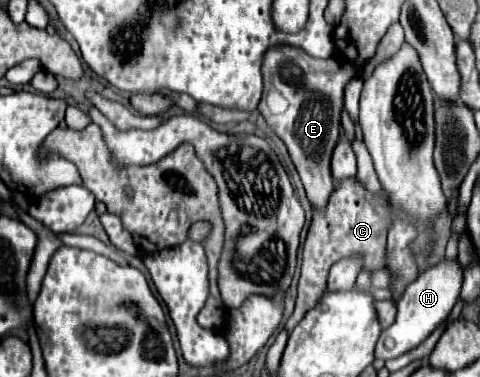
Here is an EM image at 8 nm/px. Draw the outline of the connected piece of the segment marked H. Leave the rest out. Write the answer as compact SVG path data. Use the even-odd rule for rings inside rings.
M444 257L440 263L422 271L416 277L416 281L412 281L406 287L402 299L398 301L396 321L388 329L382 331L382 335L376 343L374 357L388 361L388 359L394 359L394 357L406 353L408 349L420 345L422 339L426 339L428 333L432 333L434 327L438 327L438 323L444 321L448 317L448 313L452 311L454 303L460 297L462 281L464 281L464 271L462 271L462 265L458 263L458 259L446 259Z

